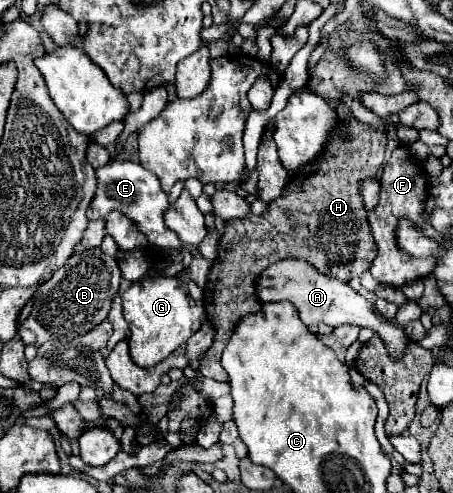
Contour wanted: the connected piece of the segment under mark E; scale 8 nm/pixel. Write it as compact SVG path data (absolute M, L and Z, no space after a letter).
M114 159L104 169L96 171L96 179L98 179L98 187L96 187L96 195L90 205L102 217L114 209L120 213L126 213L128 217L132 217L132 221L136 221L138 229L148 237L148 243L154 249L160 249L160 251L162 249L180 249L180 247L184 247L188 251L196 249L194 245L180 243L176 233L166 229L164 211L168 209L168 195L162 191L158 177L154 173L148 173L148 169L144 169L140 163Z

